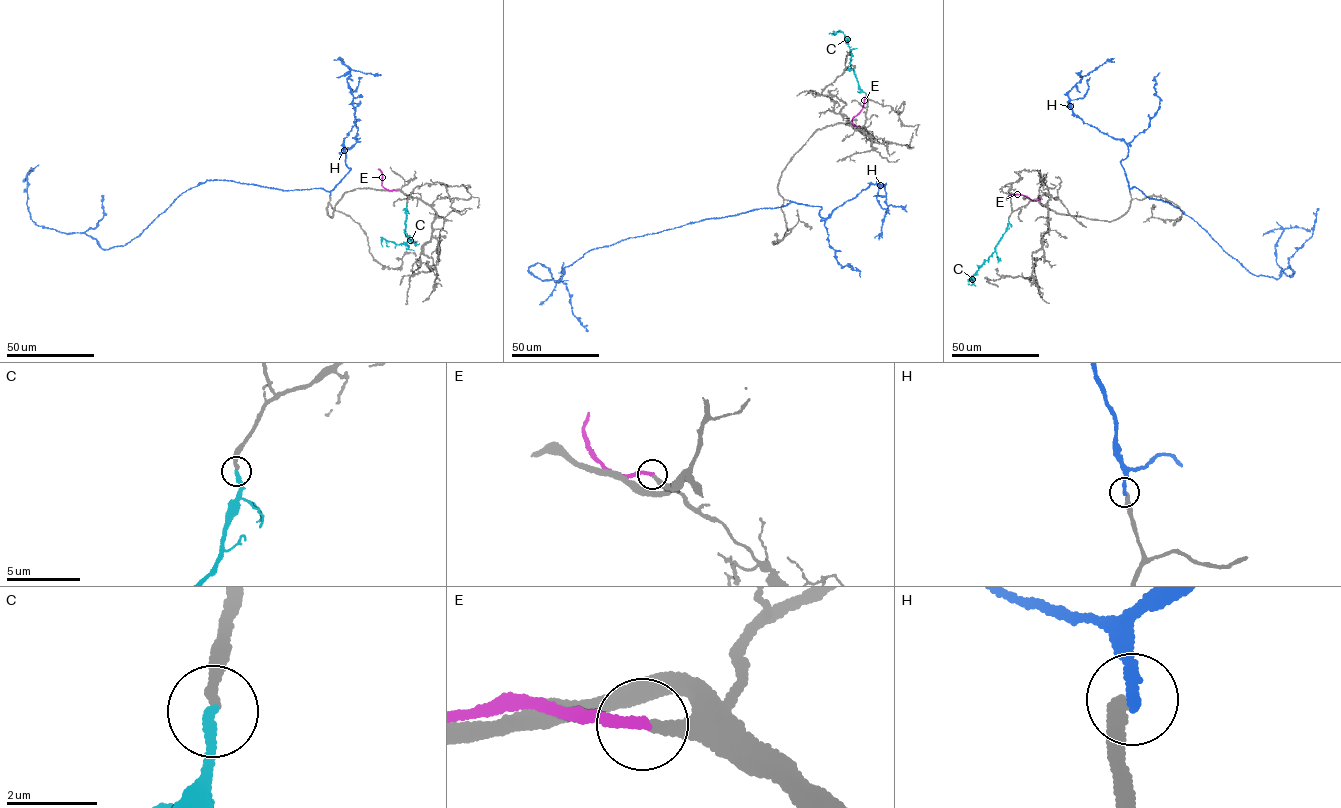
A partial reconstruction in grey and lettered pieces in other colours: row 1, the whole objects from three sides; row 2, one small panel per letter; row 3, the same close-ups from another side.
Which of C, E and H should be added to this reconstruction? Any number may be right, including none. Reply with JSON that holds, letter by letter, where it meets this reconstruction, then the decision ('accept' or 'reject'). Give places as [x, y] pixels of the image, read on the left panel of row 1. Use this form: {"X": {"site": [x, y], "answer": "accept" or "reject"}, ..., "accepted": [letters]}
{"C": {"site": [407, 205], "answer": "accept"}, "E": {"site": [398, 190], "answer": "accept"}, "H": {"site": [330, 194], "answer": "reject"}, "accepted": ["C", "E"]}

